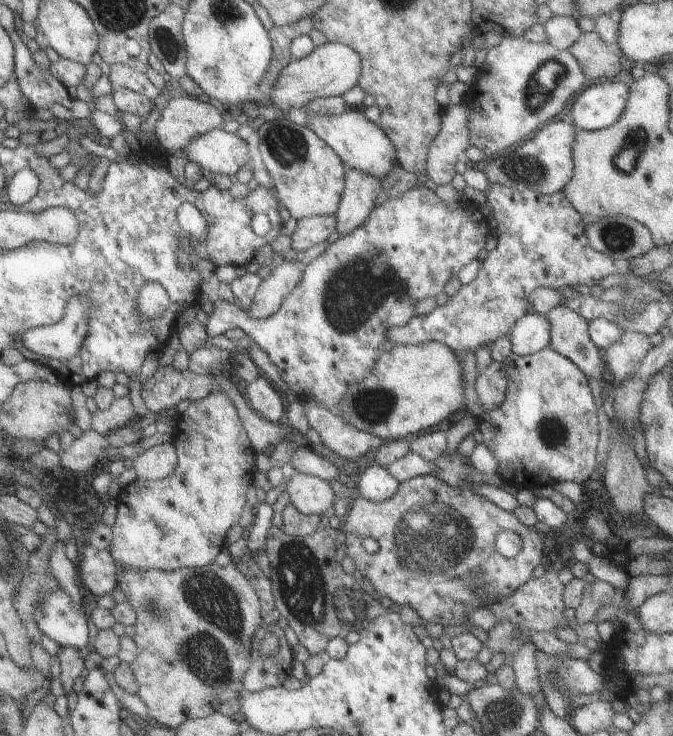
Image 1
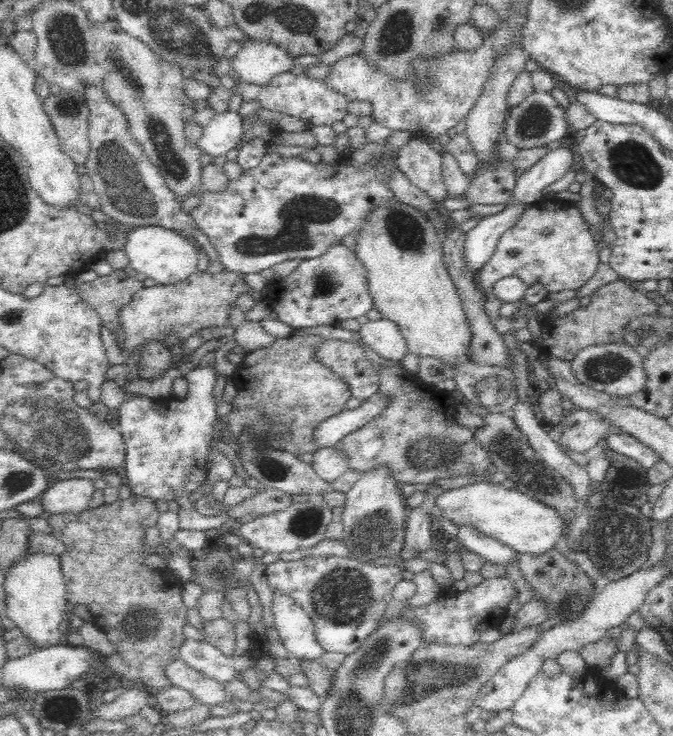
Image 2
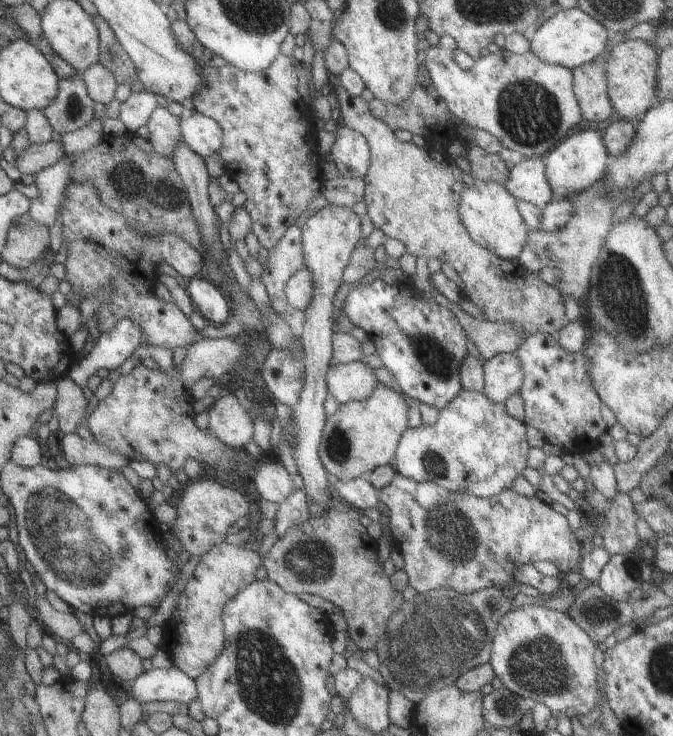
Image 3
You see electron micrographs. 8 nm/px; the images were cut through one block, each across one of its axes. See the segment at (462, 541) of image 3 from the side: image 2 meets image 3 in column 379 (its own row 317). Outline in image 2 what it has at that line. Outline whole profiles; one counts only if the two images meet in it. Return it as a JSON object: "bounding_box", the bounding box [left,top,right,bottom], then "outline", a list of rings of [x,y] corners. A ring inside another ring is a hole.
{"bounding_box":[477,196,600,324],"outline":[[[554,196],[540,198],[523,208],[522,214],[508,227],[499,238],[490,263],[477,279],[478,289],[484,295],[484,311],[494,324],[501,318],[503,302],[494,295],[494,286],[504,278],[515,276],[521,280],[526,289],[540,283],[548,294],[572,291],[575,293],[596,275],[600,266],[600,248],[595,230],[590,229],[590,223],[583,218],[575,203],[559,200]]]}

